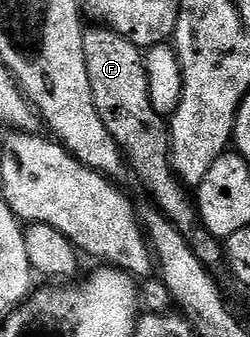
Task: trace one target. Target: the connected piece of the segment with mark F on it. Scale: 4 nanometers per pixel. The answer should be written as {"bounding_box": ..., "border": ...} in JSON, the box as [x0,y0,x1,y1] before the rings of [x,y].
{"bounding_box":[84,24,224,268],"border":[[[94,24],[84,36],[84,64],[88,64],[88,84],[92,84],[92,100],[104,128],[112,132],[116,144],[122,150],[126,165],[138,177],[138,182],[154,197],[157,209],[181,234],[190,241],[204,265],[214,268],[224,258],[224,246],[205,228],[197,228],[200,222],[195,199],[185,182],[174,171],[174,161],[170,158],[170,127],[167,119],[158,113],[150,95],[150,71],[148,58],[143,47],[132,44],[120,32],[108,26]]]}

